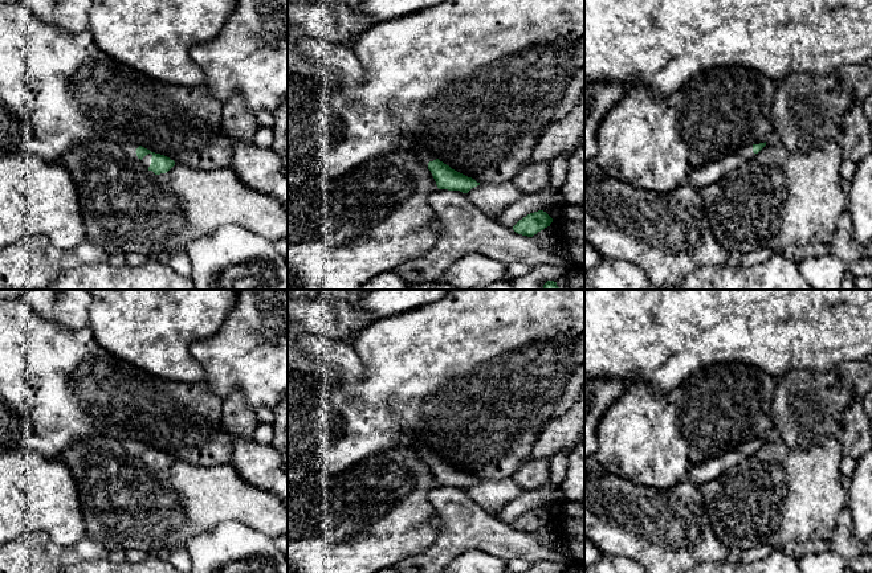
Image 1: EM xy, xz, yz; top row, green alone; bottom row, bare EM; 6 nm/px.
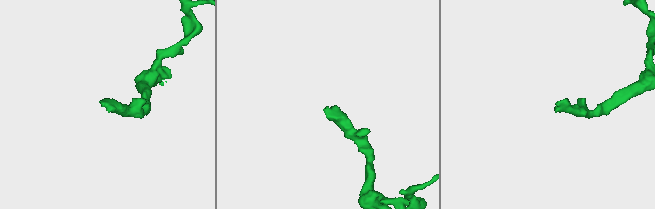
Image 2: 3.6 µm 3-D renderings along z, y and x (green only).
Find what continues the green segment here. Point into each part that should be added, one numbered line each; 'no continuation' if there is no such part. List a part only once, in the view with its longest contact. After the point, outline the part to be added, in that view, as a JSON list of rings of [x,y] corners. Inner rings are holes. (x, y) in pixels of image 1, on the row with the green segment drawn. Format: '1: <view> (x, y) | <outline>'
1: xy (129, 148) | [[[127,143],[127,144],[122,144],[122,150],[125,152],[125,155],[129,157],[129,159],[133,159],[133,160],[139,160],[144,168],[148,169],[150,164],[151,164],[151,157],[152,155],[148,154],[146,155],[142,160],[136,156],[136,148],[139,146],[138,144],[134,144],[134,143]]]

